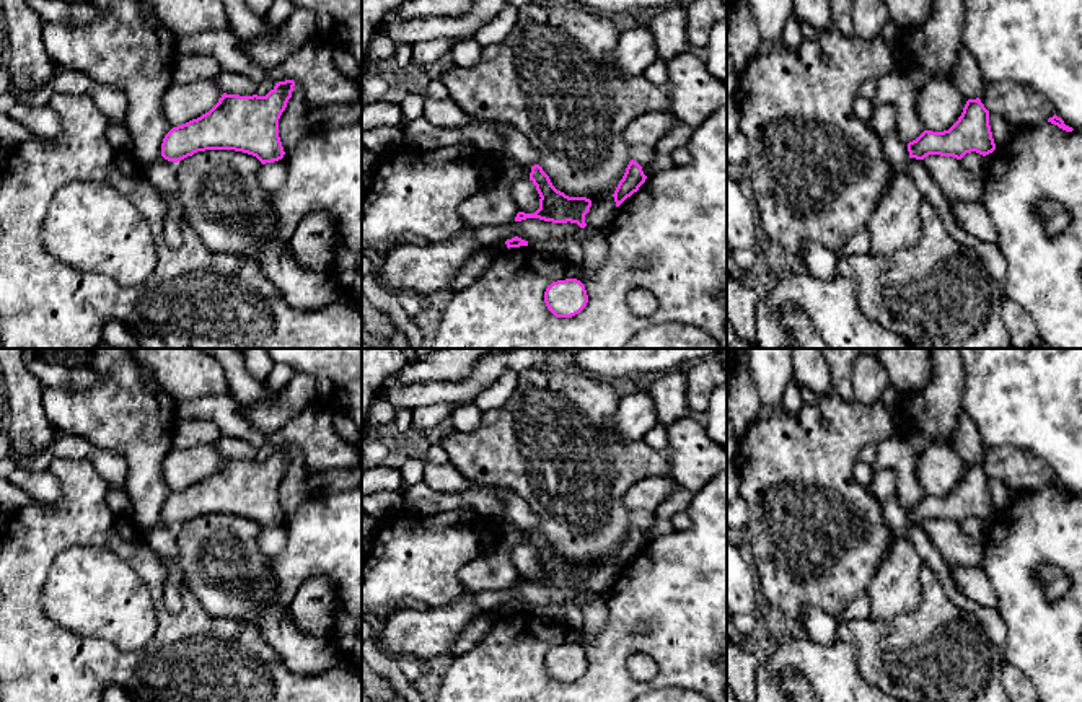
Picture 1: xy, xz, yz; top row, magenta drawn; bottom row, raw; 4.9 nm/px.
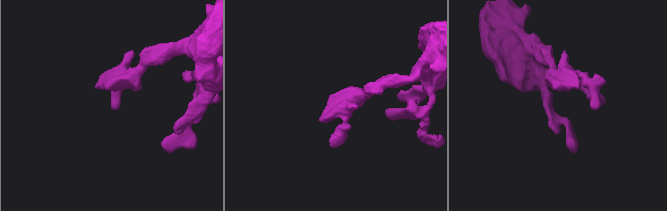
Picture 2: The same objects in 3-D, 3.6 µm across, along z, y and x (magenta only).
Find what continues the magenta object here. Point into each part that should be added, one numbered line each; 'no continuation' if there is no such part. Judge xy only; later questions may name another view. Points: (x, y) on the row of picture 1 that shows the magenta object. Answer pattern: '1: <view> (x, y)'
no continuation

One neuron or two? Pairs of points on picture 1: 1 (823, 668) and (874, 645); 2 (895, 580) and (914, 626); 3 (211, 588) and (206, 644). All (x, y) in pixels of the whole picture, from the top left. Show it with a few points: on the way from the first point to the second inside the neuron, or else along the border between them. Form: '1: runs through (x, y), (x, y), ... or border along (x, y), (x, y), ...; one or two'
1: border along (835, 640), (854, 649), (859, 673), (872, 684); two
2: border along (919, 574), (916, 608), (888, 621), (870, 619); two
3: border along (184, 585), (209, 613), (238, 618), (246, 623); two

